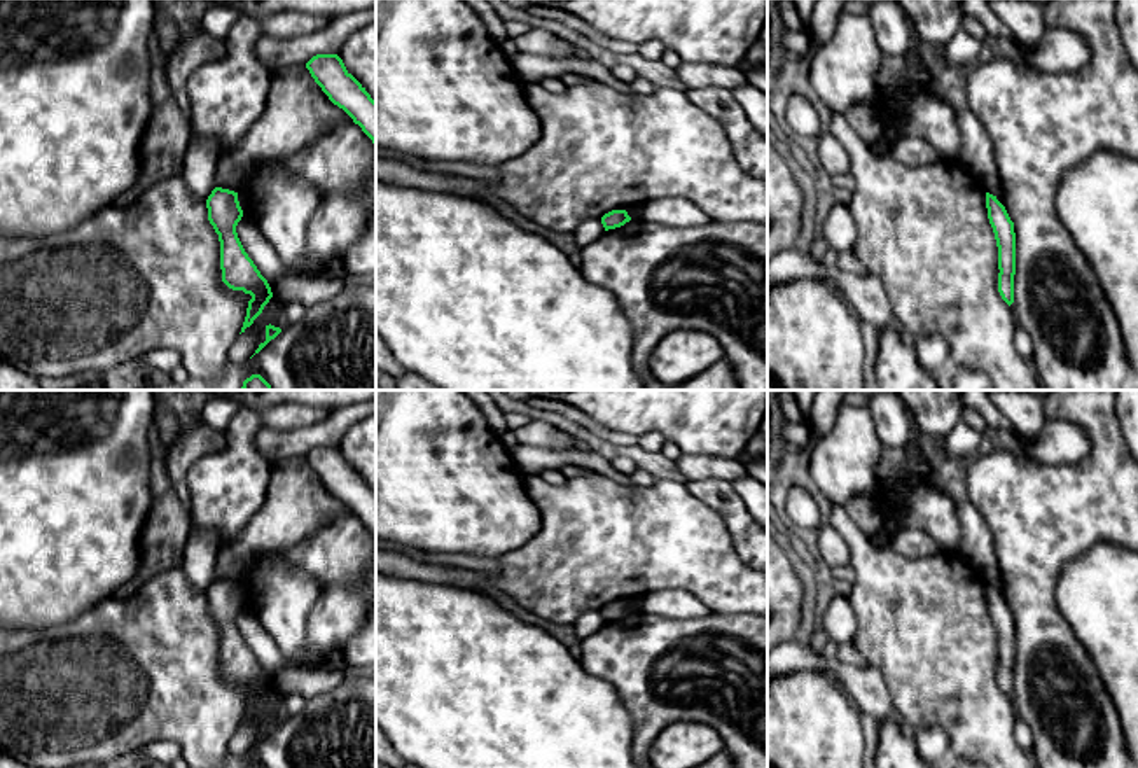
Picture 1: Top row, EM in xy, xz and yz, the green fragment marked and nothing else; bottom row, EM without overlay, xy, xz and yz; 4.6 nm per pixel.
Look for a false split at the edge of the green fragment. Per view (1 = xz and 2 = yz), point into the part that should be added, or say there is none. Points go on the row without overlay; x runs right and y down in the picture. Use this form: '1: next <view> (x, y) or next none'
1: next none
2: next none

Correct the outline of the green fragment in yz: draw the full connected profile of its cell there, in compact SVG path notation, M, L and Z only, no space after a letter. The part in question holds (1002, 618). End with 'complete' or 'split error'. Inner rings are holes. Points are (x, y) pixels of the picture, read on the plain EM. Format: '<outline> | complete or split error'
M986 584L988 611L995 625L998 639L998 684L1010 698L1014 695L1014 667L1016 667L1016 625L1005 598L996 588Z | complete

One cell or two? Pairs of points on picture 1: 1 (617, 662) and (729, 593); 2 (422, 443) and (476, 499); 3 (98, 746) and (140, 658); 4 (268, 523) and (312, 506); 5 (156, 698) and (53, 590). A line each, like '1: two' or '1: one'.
1: two
2: one
3: one
4: one
5: two

